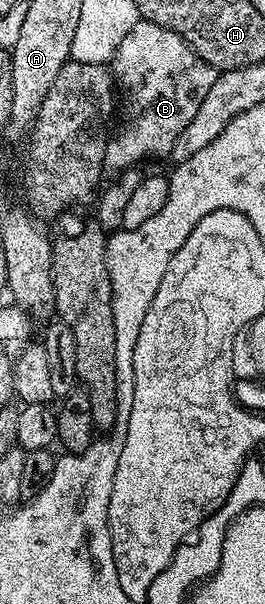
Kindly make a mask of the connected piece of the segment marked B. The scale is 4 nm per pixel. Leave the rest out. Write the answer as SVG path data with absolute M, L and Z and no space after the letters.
M143 20L126 32L110 69L118 91L118 121L106 144L104 164L109 171L128 170L147 158L167 159L174 140L194 120L198 108L202 108L202 100L206 100L206 92L210 92L218 77L217 71L199 58L180 35Z

